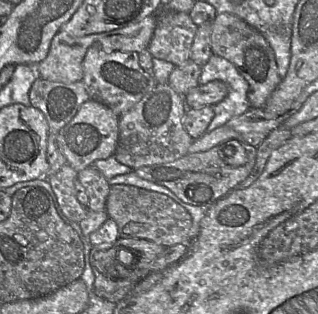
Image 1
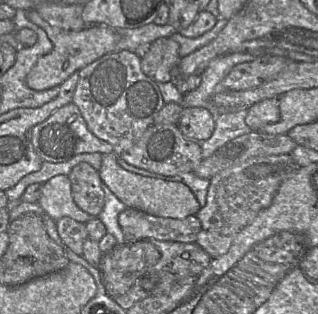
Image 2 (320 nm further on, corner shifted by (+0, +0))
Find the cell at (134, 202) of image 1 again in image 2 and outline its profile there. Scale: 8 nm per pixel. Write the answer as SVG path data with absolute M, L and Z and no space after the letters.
M127 207L118 216L125 242L144 238L161 241L194 243L201 230L201 222L196 215L184 219L158 217L141 210Z

